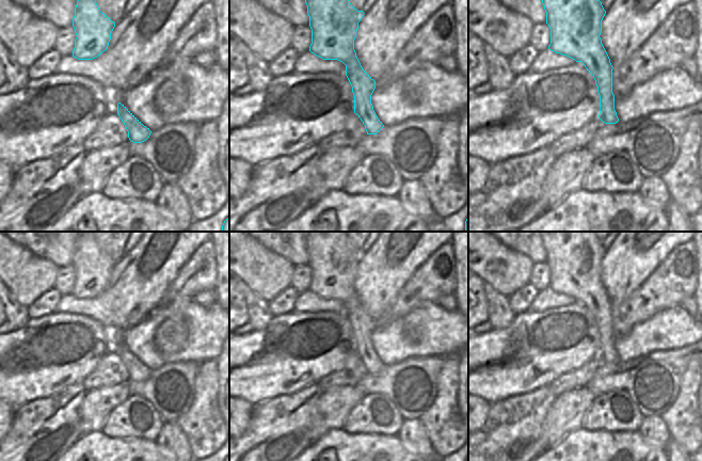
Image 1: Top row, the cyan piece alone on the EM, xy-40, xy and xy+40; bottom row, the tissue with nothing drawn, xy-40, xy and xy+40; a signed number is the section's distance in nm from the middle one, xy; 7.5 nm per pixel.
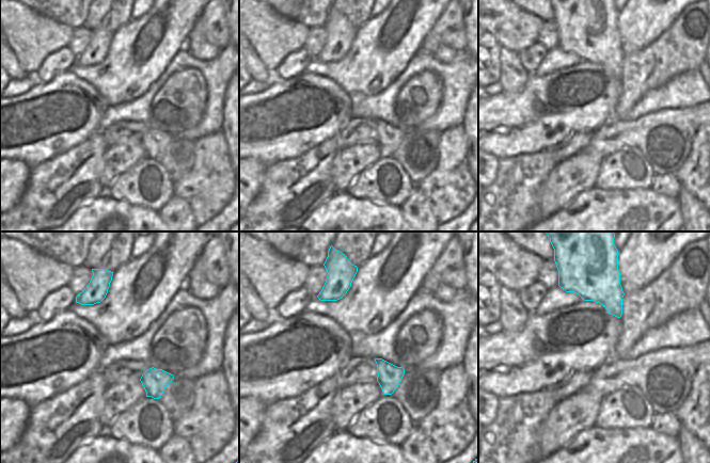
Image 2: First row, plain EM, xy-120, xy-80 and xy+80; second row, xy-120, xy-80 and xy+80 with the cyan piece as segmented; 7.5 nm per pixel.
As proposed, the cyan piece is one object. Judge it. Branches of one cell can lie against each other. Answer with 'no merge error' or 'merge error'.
no merge error

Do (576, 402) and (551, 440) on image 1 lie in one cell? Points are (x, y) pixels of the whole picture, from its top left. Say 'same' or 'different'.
same

